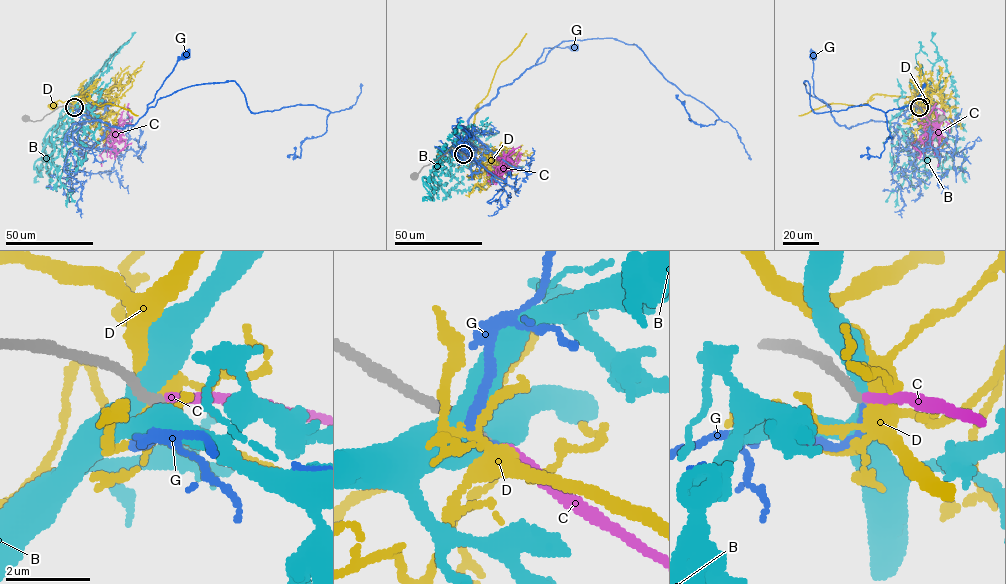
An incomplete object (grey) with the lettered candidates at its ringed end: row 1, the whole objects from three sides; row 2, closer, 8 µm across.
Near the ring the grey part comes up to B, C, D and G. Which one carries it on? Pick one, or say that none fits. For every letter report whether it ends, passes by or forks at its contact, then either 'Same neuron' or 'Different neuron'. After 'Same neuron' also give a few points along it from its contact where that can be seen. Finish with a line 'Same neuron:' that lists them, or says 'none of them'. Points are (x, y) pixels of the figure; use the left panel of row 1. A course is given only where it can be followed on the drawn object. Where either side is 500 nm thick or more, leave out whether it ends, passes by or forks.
B: It passes by. Different neuron
C: It ends there. Same neuron. Its course: (75, 107), (111, 110), (116, 114), (112, 149), (117, 153), (131, 142)
D: Different neuron
G: It ends there. Different neuron
Same neuron: C

